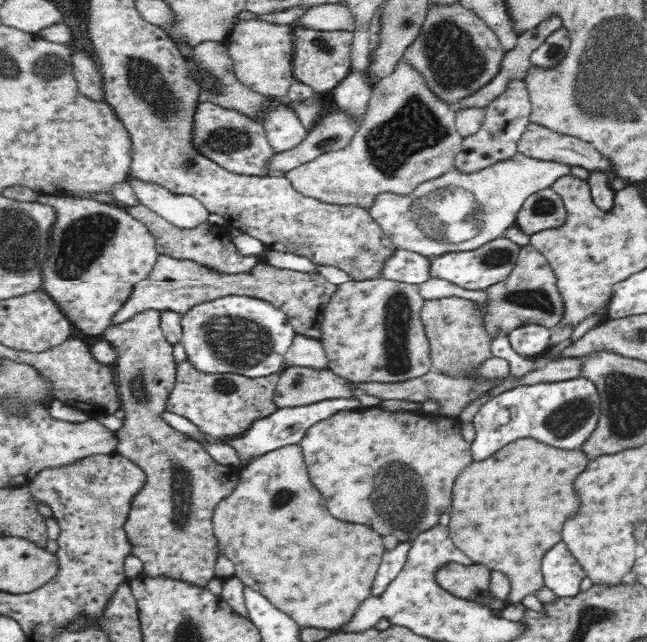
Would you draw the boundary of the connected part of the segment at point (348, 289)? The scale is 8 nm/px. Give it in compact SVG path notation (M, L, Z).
M382 276L362 282L342 282L342 286L336 288L334 296L326 304L320 326L320 342L326 352L328 368L356 384L402 384L428 374L434 370L434 366L430 360L430 342L420 316L422 306L424 298L420 294L420 286L414 286L414 282L394 282L394 278Z

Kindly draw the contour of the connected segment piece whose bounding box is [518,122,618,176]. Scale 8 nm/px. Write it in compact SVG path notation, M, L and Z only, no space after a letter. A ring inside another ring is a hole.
M528 124L526 132L518 140L518 154L538 158L538 160L548 160L548 162L562 162L586 170L598 170L608 176L618 176L616 164L600 154L592 142L584 142L580 138L556 134L544 126L538 124Z

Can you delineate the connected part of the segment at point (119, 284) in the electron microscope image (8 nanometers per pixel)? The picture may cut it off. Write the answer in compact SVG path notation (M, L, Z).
M40 194L38 202L50 204L56 210L50 254L42 270L44 292L58 304L72 326L78 326L90 336L102 334L110 326L110 318L132 296L134 286L152 272L160 256L156 238L124 206L48 194Z

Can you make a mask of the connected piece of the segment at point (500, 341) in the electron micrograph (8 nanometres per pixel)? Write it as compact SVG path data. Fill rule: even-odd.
M498 334L498 338L492 340L492 358L500 358L500 360L508 362L510 380L522 380L524 376L528 376L530 372L534 372L542 366L536 358L524 358L520 354L516 354L508 340L508 334Z

